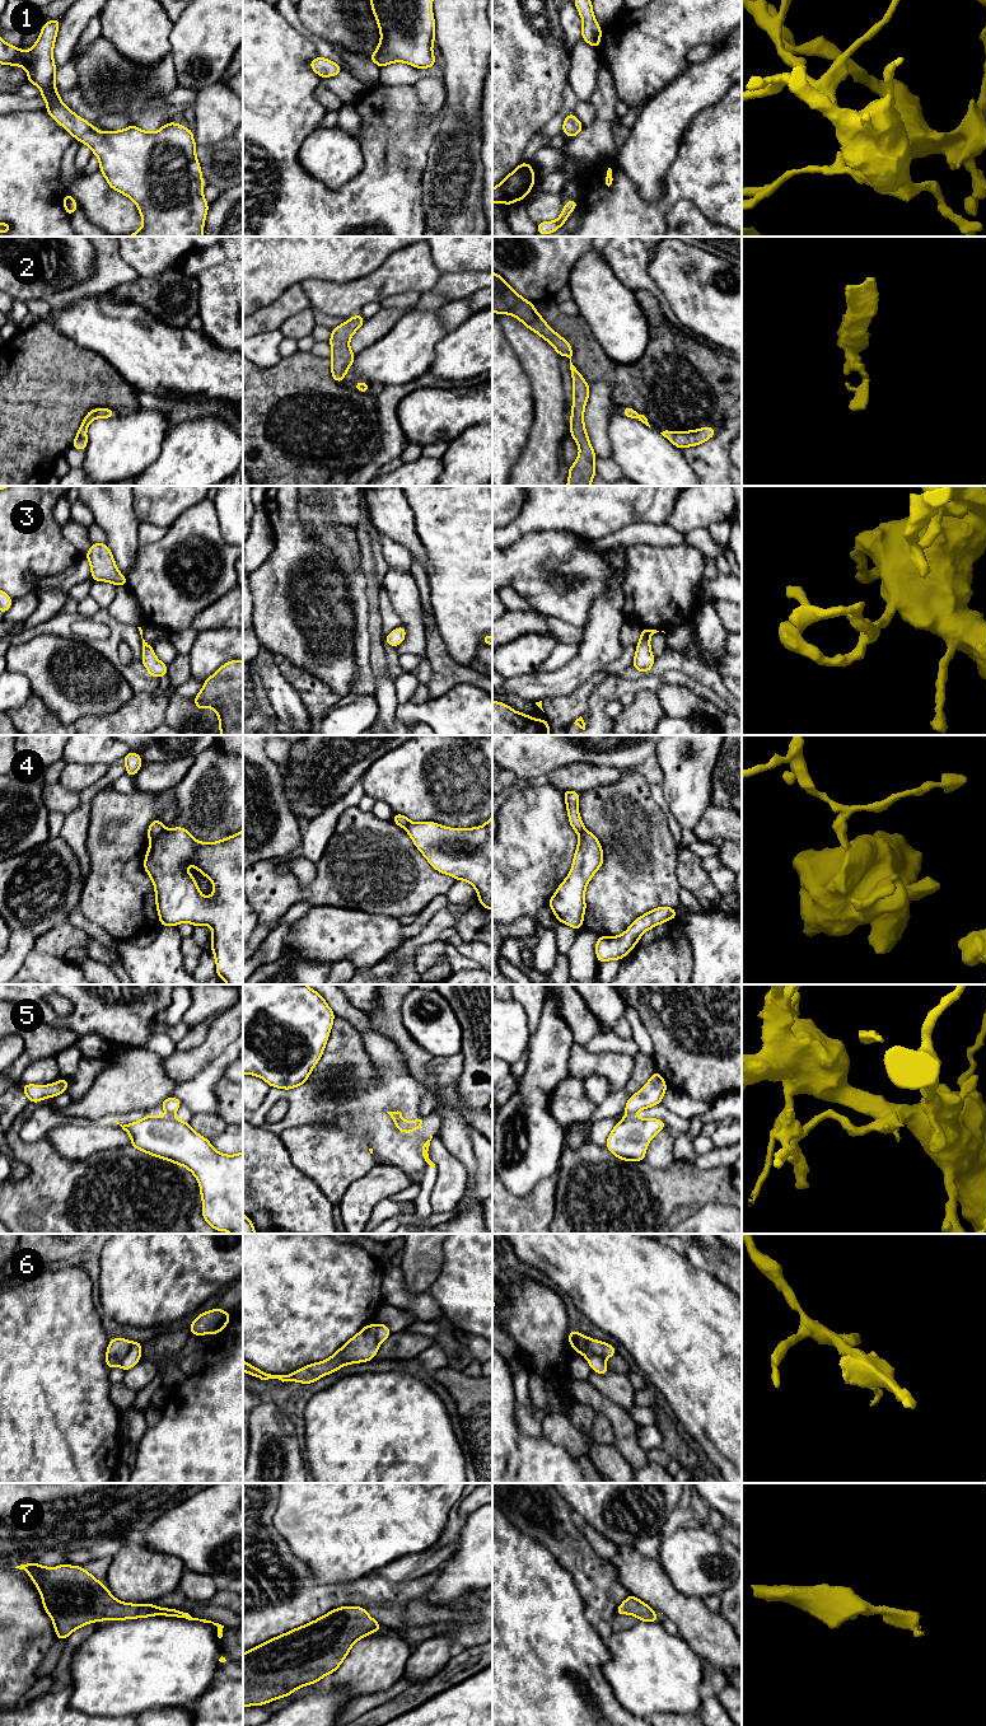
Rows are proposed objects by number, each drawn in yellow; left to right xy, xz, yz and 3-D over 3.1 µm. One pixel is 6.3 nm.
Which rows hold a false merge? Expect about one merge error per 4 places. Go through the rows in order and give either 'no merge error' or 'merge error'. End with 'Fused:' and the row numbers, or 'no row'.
1: no merge error
2: no merge error
3: no merge error
4: merge error
5: merge error
6: merge error
7: no merge error
Fused: 4, 5, 6

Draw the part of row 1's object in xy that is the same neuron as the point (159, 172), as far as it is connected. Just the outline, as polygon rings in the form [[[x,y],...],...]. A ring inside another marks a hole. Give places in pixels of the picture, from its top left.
[[[60,18],[43,24],[38,39],[28,51],[22,51],[19,47],[14,47],[0,38],[0,64],[20,66],[27,70],[28,83],[39,86],[42,90],[39,97],[47,102],[46,112],[70,132],[74,139],[79,140],[81,144],[87,144],[92,149],[93,155],[99,158],[99,170],[103,173],[108,186],[136,204],[142,219],[142,226],[140,230],[127,237],[204,237],[204,224],[209,211],[209,204],[204,197],[202,188],[205,183],[201,165],[196,158],[196,142],[192,130],[172,121],[162,126],[156,132],[146,132],[134,125],[121,131],[102,132],[87,120],[75,114],[62,103],[55,83],[57,69],[53,61],[53,46]]]

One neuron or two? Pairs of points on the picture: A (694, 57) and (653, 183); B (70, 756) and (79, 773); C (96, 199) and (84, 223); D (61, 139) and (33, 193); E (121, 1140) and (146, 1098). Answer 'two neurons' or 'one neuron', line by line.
A: two neurons
B: two neurons
C: two neurons
D: one neuron
E: two neurons

